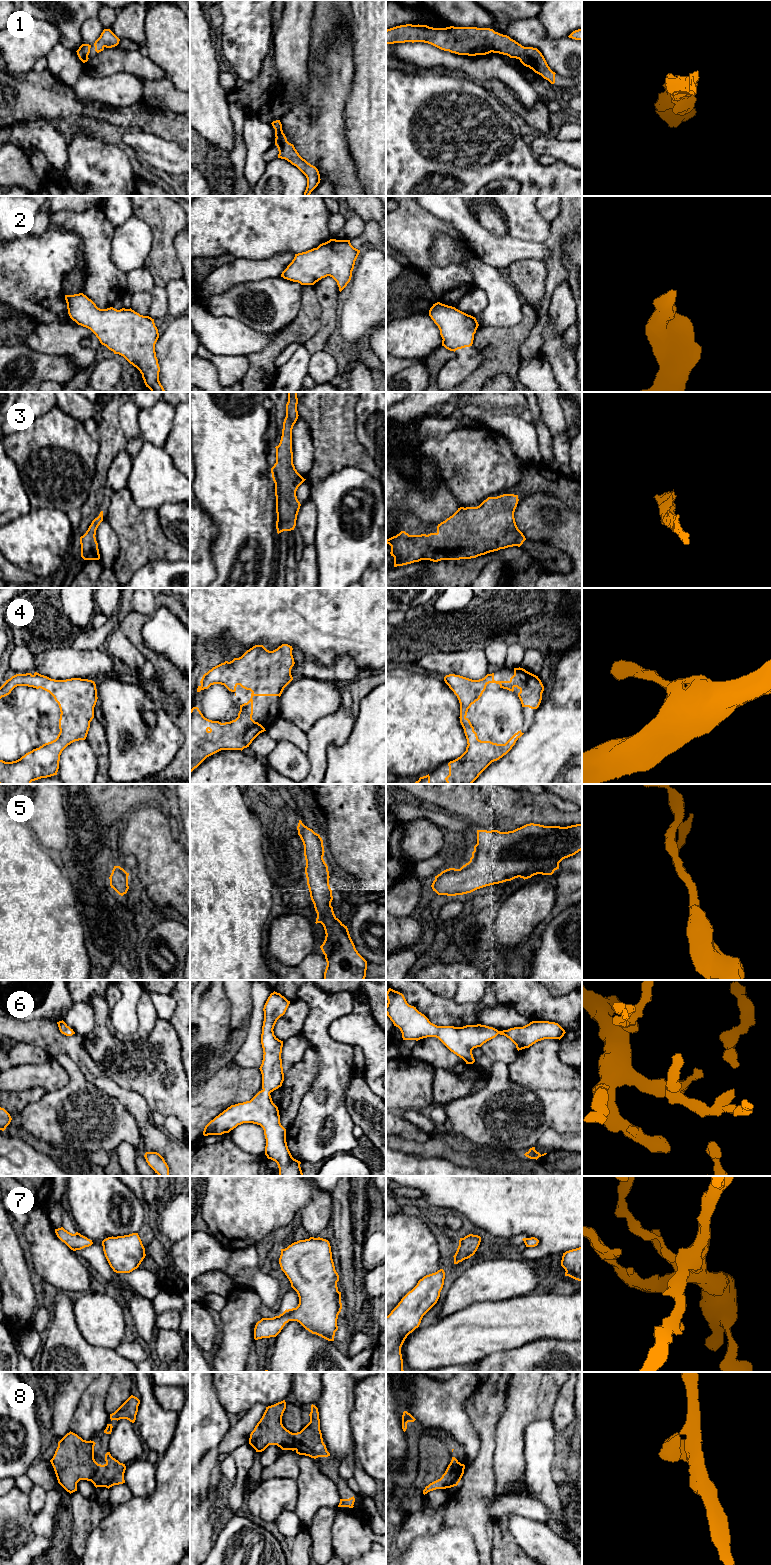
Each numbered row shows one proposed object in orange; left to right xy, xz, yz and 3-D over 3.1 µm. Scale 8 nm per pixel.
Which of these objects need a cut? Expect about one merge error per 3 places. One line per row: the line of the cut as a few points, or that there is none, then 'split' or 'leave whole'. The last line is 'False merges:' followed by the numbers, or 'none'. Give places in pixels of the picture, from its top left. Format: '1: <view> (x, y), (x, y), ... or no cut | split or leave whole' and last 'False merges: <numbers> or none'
1: no cut | leave whole
2: no cut | leave whole
3: no cut | leave whole
4: no cut | leave whole
5: no cut | leave whole
6: no cut | leave whole
7: no cut | leave whole
8: no cut | leave whole
False merges: none

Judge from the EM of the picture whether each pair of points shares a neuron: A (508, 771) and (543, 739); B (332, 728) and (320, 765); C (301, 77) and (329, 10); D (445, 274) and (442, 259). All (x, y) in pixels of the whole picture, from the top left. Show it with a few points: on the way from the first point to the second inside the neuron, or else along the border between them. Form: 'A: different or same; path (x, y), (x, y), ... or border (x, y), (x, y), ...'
A: same; path (517, 765), (534, 748)
B: same; path (323, 737), (320, 740), (320, 756)
C: different; border (310, 30), (309, 54)
D: different; border (429, 248), (434, 264), (454, 261), (467, 267)

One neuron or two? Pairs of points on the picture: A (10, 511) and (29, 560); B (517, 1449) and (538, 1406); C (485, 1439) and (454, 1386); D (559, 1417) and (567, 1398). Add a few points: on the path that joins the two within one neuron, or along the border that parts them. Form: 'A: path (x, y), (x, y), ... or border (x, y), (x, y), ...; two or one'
A: border (31, 508), (25, 514), (10, 522); two
B: path (517, 1438), (517, 1426), (527, 1416); one
C: border (477, 1383), (464, 1403), (464, 1409), (472, 1425); two
D: path (563, 1412), (565, 1403); one

